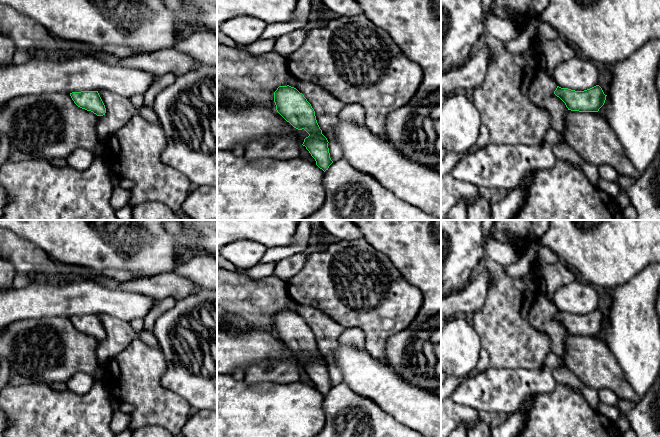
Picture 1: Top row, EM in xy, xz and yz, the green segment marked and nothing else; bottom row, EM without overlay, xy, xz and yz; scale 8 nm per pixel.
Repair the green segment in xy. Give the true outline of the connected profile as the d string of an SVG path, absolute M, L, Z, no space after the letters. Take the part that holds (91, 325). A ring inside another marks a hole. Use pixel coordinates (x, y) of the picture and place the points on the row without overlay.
M98 315L72 316L70 320L78 331L91 335L97 340L105 339L106 332Z

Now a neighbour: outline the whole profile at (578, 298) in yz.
M574 280L558 288L550 299L561 312L584 315L598 309L598 295L591 284Z

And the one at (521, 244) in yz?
M512 237L510 242L521 252L521 254L524 254L531 243L531 240Z

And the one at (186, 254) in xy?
M180 244L176 245L176 250L180 254L181 263L186 263L188 260L190 260L194 256L200 254L199 250L188 249L187 247L184 247L183 245L180 245Z

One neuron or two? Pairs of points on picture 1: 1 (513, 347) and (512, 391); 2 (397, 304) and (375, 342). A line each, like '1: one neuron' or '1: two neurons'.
1: two neurons
2: one neuron

